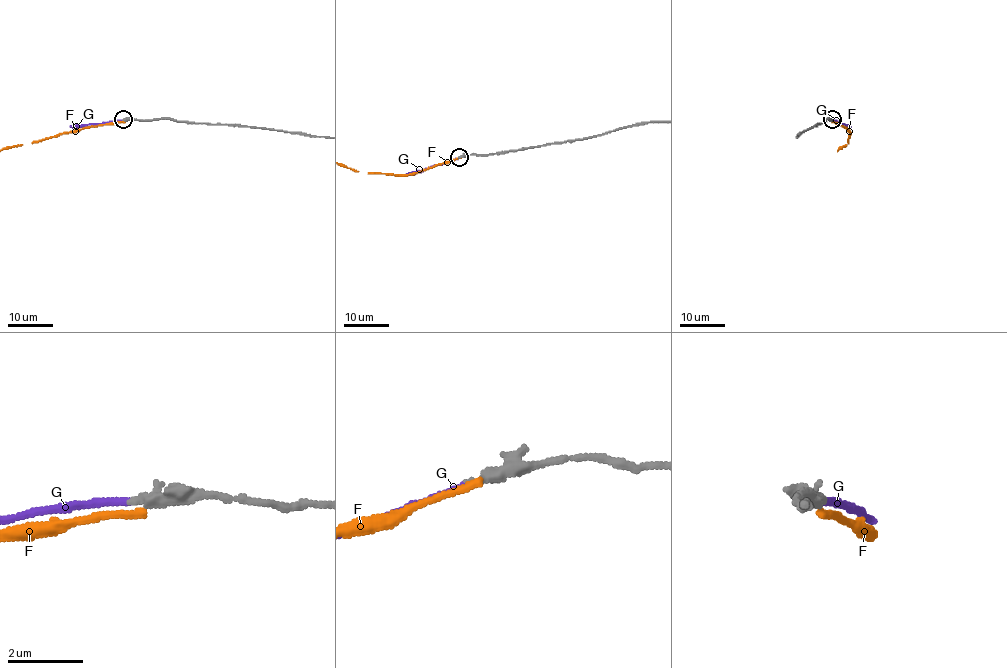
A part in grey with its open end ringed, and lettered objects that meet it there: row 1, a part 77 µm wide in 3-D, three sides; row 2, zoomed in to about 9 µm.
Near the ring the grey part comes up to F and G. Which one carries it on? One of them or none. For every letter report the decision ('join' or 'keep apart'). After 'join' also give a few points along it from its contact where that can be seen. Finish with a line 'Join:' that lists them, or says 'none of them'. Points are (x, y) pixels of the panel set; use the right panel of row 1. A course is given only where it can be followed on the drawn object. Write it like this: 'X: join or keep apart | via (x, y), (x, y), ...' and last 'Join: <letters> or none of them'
F: keep apart
G: join | via (832, 120), (851, 126)
Join: G

